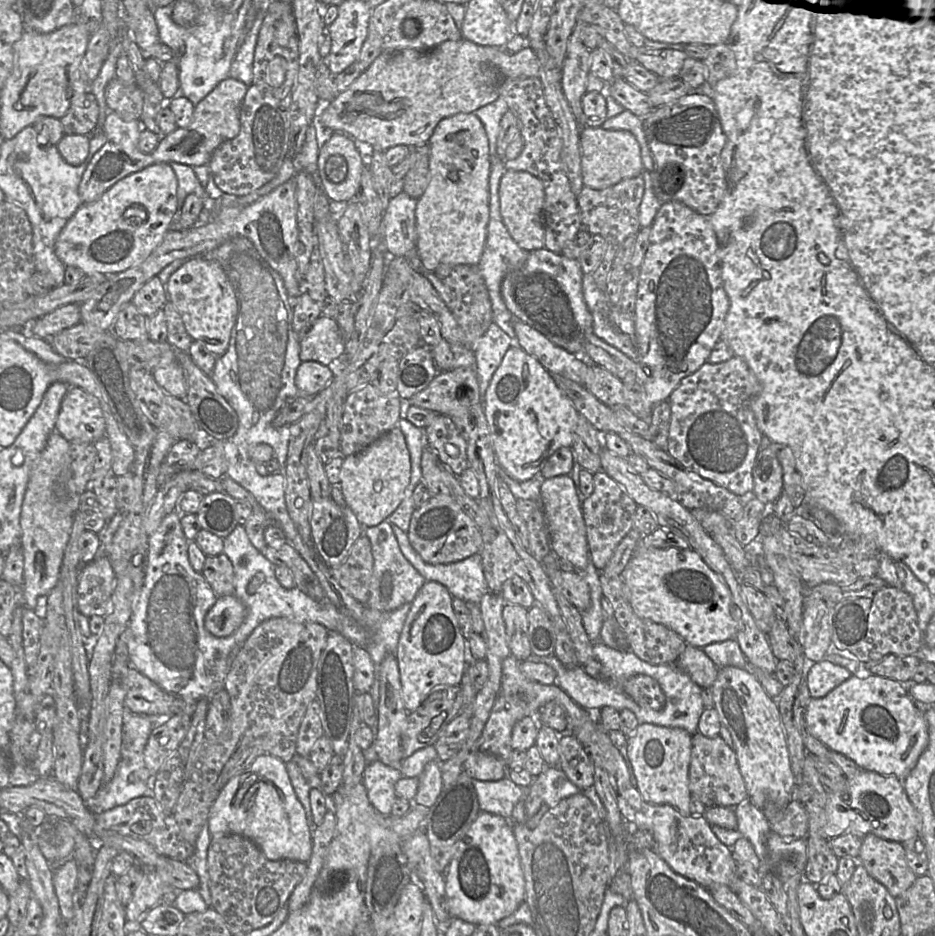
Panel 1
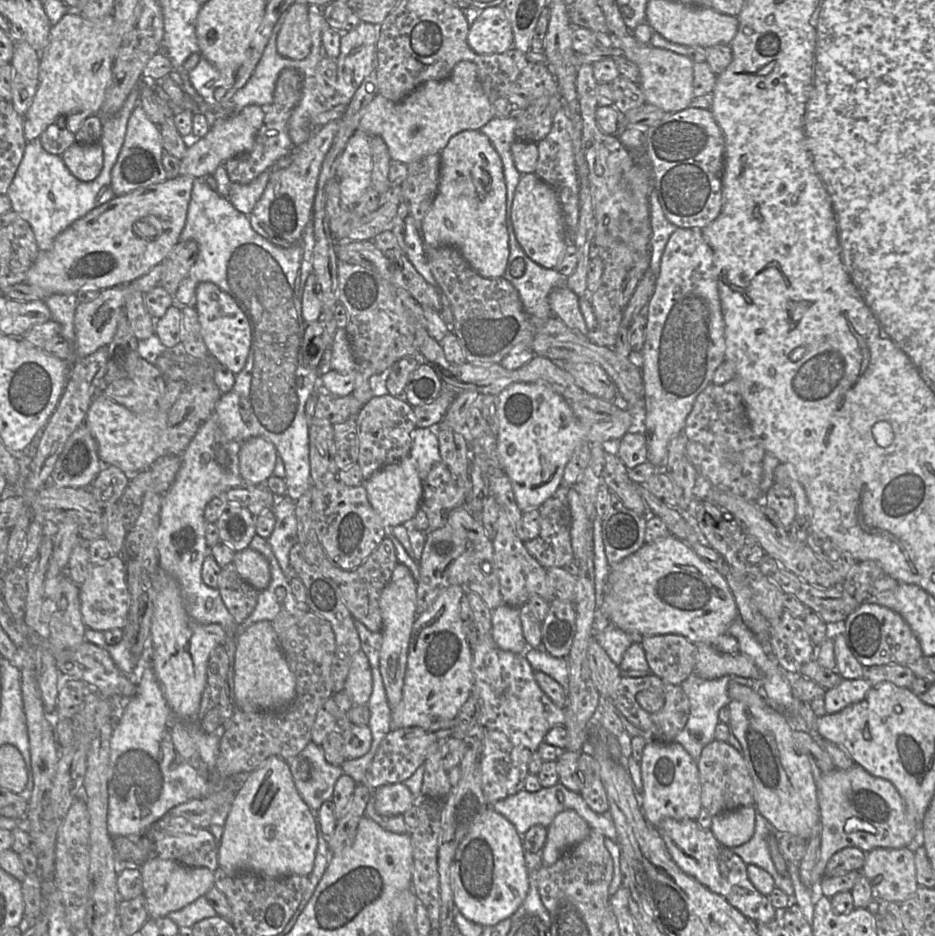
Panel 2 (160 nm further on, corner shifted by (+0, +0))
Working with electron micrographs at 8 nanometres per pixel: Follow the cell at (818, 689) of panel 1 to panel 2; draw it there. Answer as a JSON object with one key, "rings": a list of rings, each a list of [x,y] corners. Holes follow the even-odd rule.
{"rings":[[[865,678],[842,679],[839,685],[826,690],[824,704],[827,714],[835,714],[862,701],[872,684]]]}

